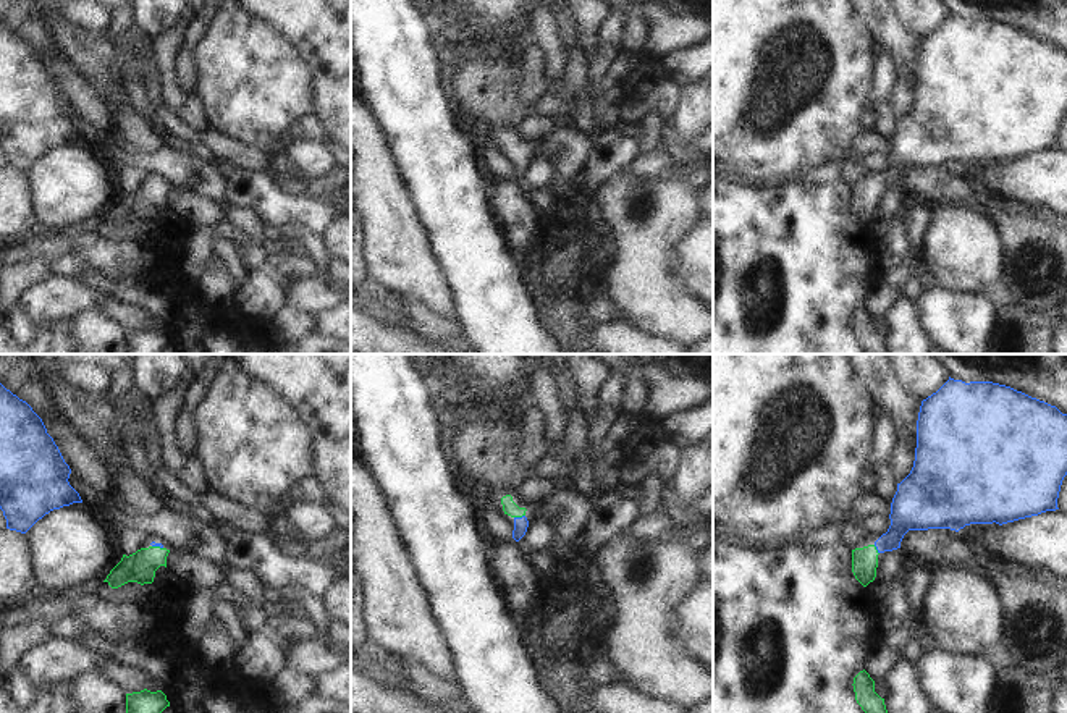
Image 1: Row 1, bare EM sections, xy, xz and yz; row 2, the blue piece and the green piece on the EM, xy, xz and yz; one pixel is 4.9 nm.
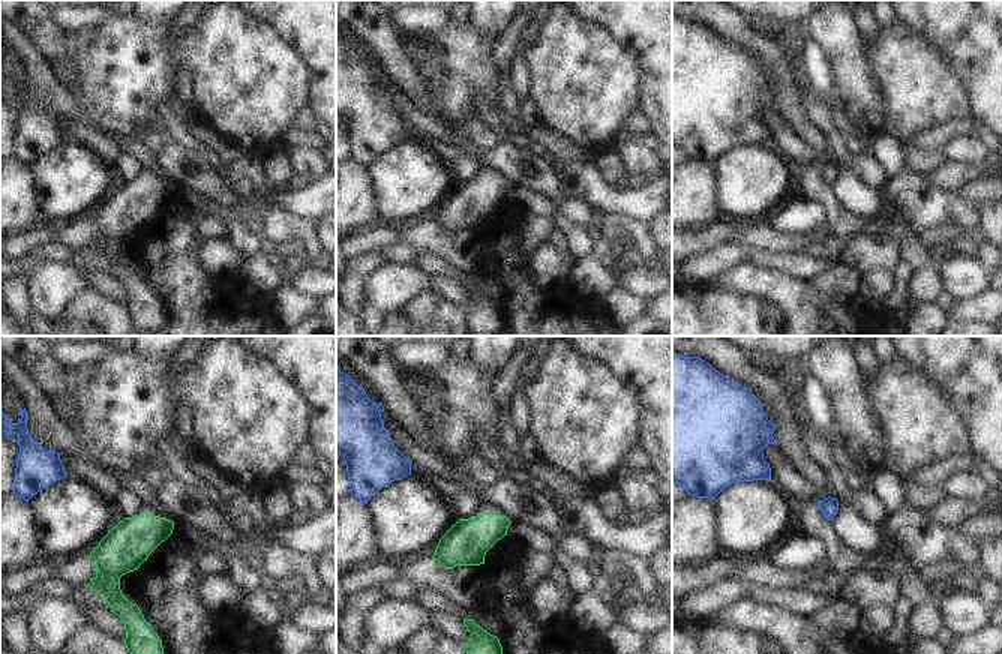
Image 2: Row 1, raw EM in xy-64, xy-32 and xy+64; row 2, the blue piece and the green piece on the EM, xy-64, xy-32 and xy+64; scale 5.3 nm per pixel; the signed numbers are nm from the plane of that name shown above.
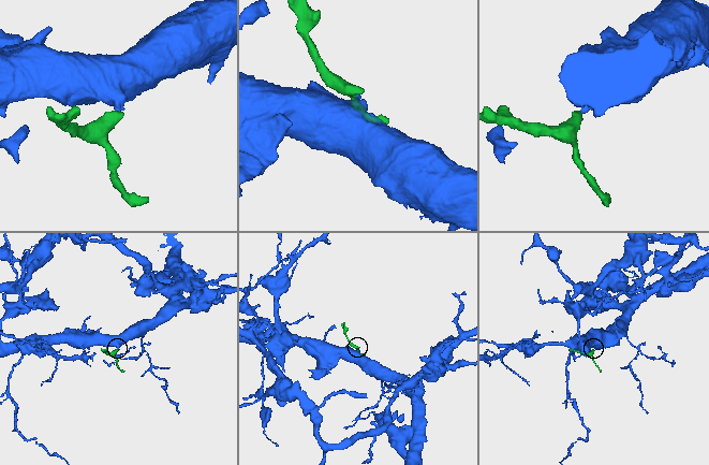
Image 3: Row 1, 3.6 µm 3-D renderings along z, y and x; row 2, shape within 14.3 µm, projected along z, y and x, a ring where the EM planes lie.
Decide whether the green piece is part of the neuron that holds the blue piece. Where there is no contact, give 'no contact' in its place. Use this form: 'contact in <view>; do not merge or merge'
contact in xz; merge

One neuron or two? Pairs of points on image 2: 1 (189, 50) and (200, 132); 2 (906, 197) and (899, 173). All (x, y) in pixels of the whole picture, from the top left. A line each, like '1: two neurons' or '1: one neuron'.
1: two neurons
2: one neuron

